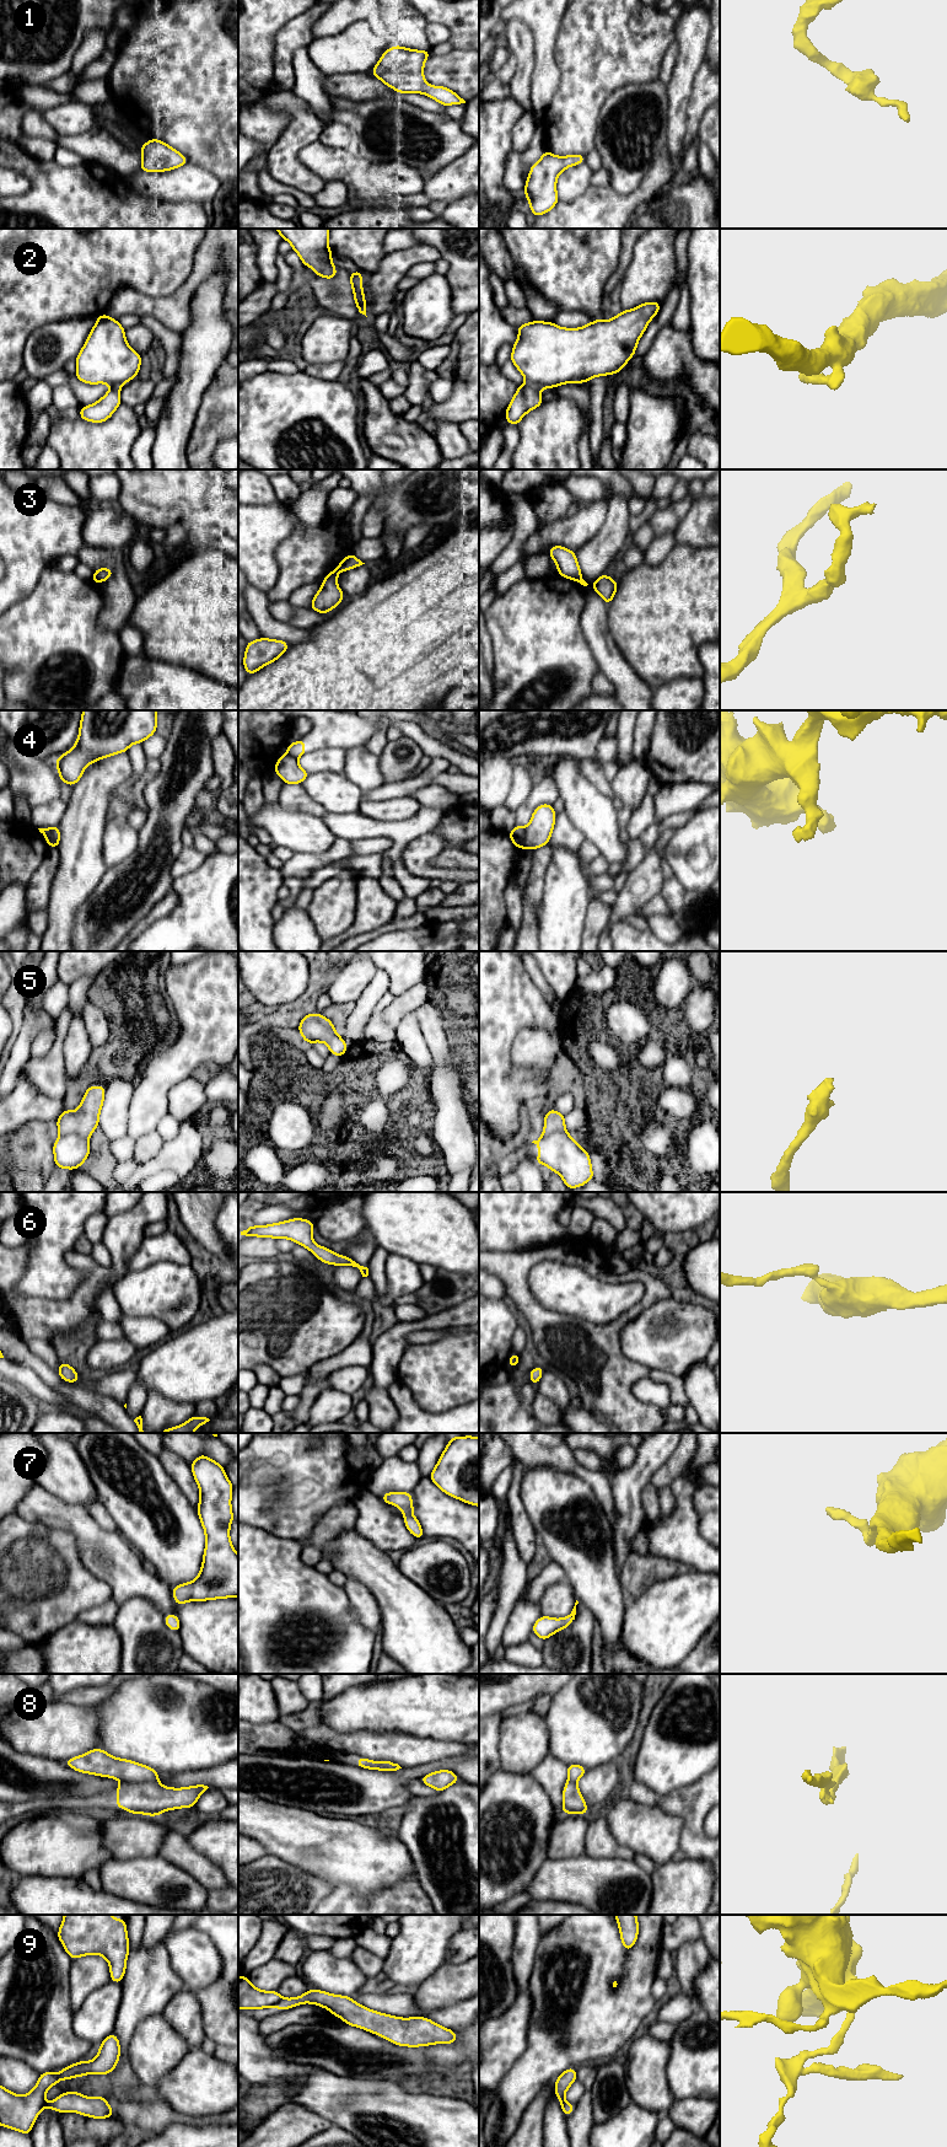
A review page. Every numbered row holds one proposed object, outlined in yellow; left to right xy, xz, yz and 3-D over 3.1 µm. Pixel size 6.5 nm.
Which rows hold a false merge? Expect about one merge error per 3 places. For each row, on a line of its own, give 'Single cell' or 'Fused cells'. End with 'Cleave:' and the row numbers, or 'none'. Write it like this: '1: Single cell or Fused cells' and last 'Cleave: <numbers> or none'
1: Single cell
2: Fused cells
3: Fused cells
4: Fused cells
5: Single cell
6: Single cell
7: Single cell
8: Fused cells
9: Fused cells
Cleave: 2, 3, 4, 8, 9

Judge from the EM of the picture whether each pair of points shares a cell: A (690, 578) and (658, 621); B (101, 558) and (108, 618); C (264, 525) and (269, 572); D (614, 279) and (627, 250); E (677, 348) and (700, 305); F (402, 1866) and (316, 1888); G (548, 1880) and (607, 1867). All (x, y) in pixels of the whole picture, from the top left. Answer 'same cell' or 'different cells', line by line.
A: same cell
B: same cell
C: same cell
D: same cell
E: different cells
F: different cells
G: same cell

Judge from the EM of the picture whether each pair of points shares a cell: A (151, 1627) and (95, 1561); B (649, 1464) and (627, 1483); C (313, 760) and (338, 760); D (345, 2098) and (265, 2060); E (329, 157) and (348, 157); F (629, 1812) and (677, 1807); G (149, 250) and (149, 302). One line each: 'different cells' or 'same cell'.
A: different cells
B: same cell
C: same cell
D: same cell
E: same cell
F: different cells
G: different cells

